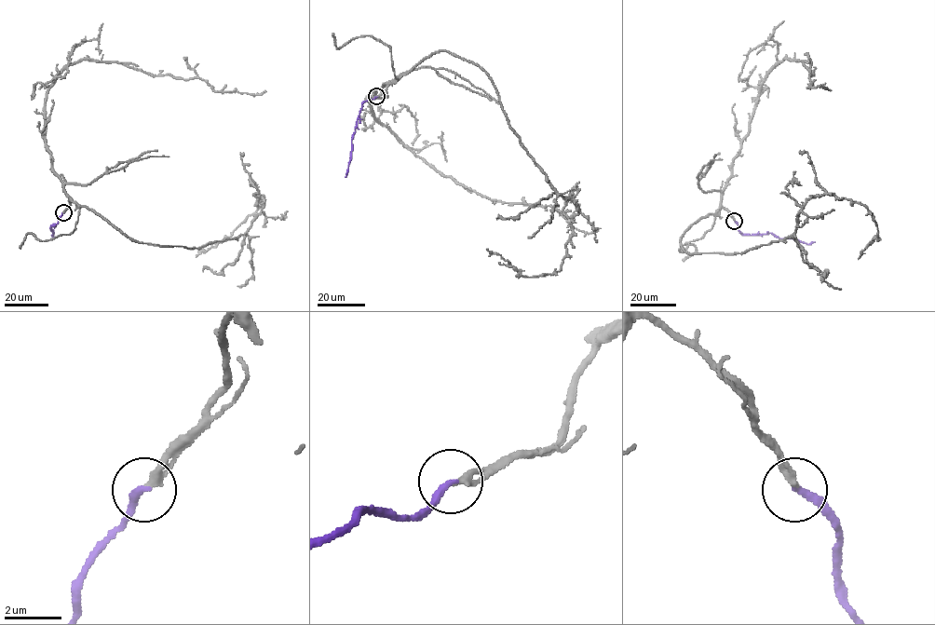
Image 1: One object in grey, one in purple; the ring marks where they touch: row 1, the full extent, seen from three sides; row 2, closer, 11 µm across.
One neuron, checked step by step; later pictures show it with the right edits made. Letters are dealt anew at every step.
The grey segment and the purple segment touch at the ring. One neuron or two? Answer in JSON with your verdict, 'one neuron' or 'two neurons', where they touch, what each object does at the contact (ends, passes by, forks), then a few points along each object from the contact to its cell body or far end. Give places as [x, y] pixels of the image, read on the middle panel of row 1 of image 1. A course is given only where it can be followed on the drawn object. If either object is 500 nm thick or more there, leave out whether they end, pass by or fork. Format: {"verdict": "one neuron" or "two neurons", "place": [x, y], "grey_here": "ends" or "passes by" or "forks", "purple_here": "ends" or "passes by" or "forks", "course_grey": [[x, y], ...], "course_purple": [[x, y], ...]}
{"verdict": "one neuron", "place": [376, 96], "grey_here": "ends", "purple_here": "ends", "course_grey": [[376, 96], [436, 52], [485, 72], [521, 145], [579, 208], [559, 271], [523, 277], [487, 249]], "course_purple": [[376, 96], [362, 103], [345, 177]]}

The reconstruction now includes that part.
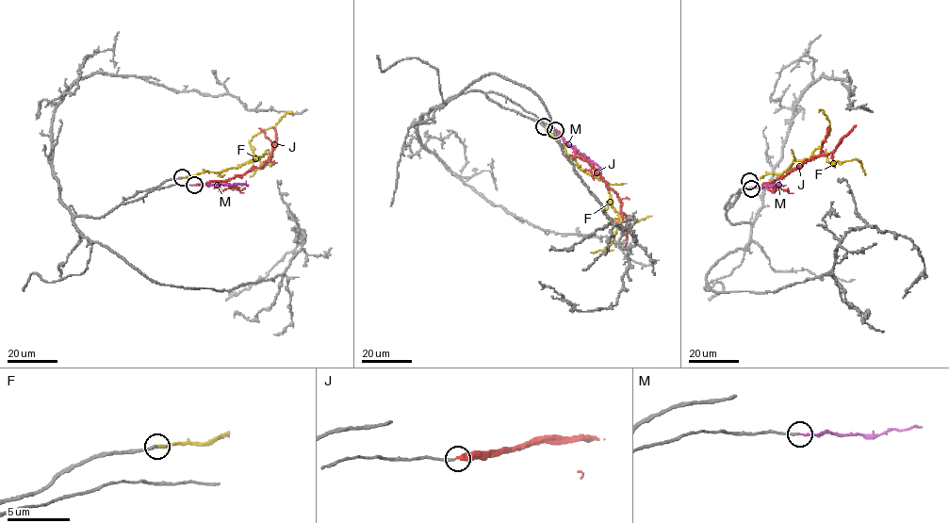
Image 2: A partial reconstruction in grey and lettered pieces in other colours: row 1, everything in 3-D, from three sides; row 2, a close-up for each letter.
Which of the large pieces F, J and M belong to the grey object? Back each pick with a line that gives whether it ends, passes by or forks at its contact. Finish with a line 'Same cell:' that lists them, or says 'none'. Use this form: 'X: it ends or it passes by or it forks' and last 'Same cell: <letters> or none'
F: it ends
Same cell: F

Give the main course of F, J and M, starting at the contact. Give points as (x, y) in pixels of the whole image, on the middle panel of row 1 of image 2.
F: (544, 126), (578, 166), (606, 183), (612, 206), (618, 213), (620, 220), (612, 242), (603, 250), (591, 253)
J: (555, 130), (619, 197), (622, 227), (627, 234), (623, 248)
M: (554, 130), (566, 143), (594, 162), (601, 173)

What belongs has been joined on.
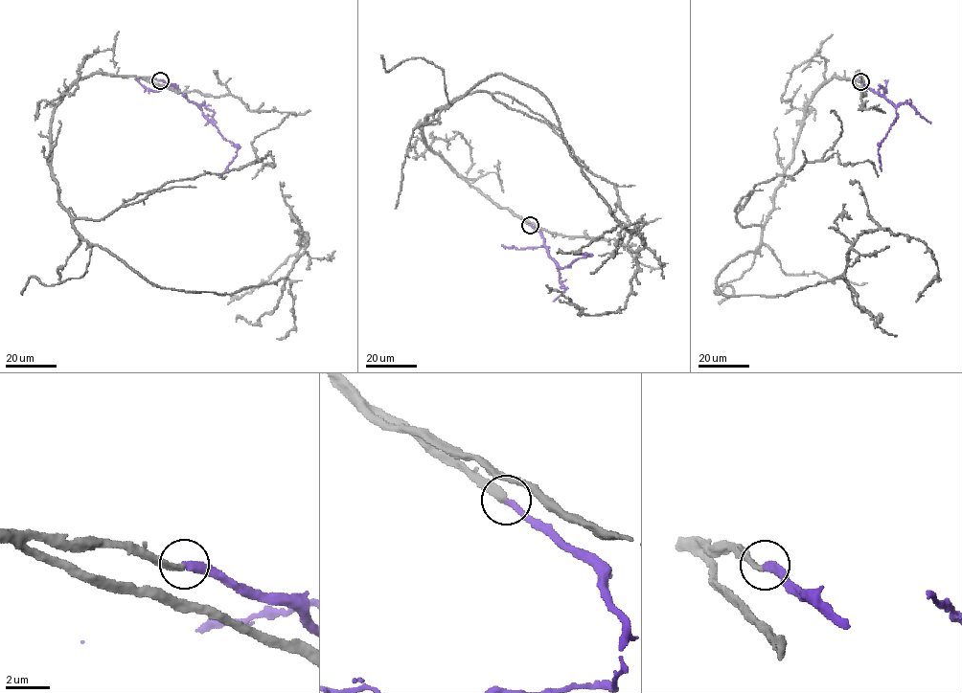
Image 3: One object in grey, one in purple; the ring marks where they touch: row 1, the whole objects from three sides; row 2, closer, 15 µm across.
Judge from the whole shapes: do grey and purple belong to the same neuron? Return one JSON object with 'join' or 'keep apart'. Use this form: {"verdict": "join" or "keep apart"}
{"verdict": "join"}

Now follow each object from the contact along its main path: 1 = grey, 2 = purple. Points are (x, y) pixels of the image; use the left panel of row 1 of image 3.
1: (160, 80), (70, 87), (58, 202), (92, 245), (192, 291), (285, 278), (304, 233), (228, 304)
2: (160, 80), (173, 85), (191, 100), (223, 138), (235, 144), (237, 155), (225, 172)

